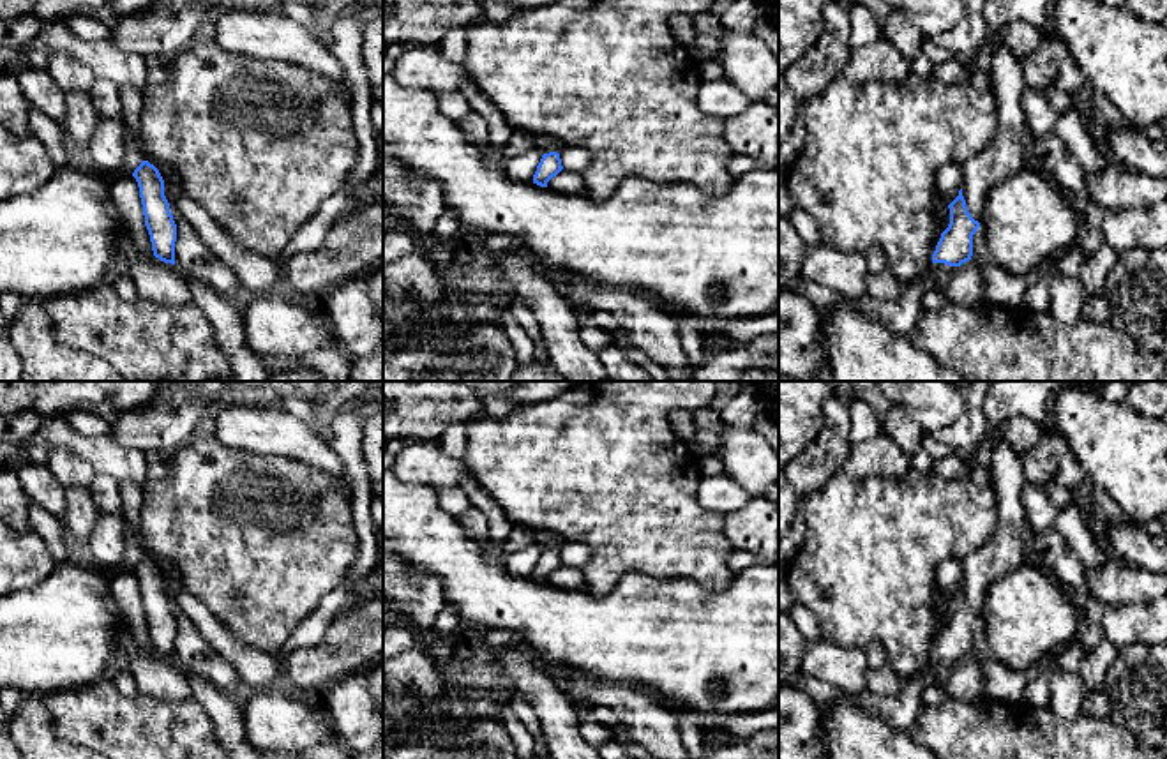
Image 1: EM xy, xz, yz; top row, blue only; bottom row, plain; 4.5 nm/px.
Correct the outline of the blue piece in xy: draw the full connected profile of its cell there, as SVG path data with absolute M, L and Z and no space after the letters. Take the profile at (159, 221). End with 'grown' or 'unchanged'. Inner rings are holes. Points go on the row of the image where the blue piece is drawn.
M141 161L132 177L139 187L145 226L150 235L154 256L175 265L177 224L164 196L164 180L159 169L148 161Z; unchanged

